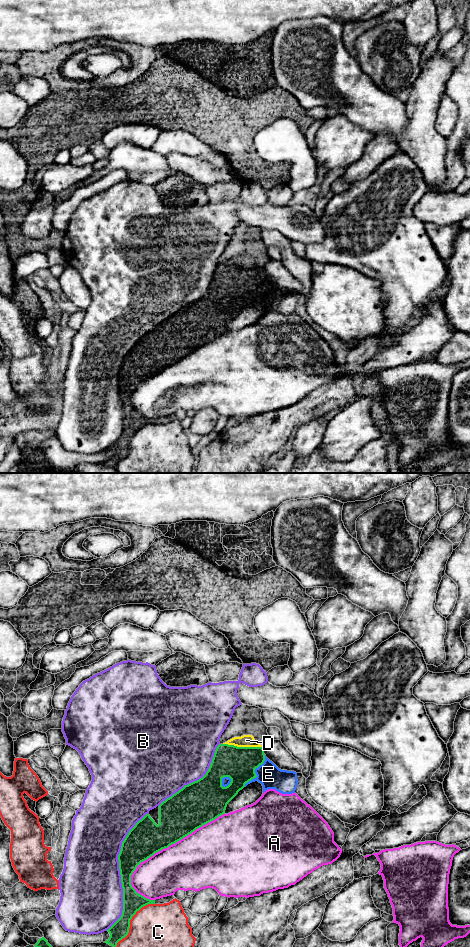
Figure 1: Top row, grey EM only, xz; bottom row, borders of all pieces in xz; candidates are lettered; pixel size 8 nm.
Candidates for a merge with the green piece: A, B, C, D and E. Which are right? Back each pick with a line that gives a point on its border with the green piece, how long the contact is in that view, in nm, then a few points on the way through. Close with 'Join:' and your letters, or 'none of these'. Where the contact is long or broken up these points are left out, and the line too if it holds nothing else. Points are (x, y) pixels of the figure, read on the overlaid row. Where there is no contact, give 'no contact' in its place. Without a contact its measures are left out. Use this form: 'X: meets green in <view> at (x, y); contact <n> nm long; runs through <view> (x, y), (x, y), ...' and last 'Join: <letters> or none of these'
Join: none of these

